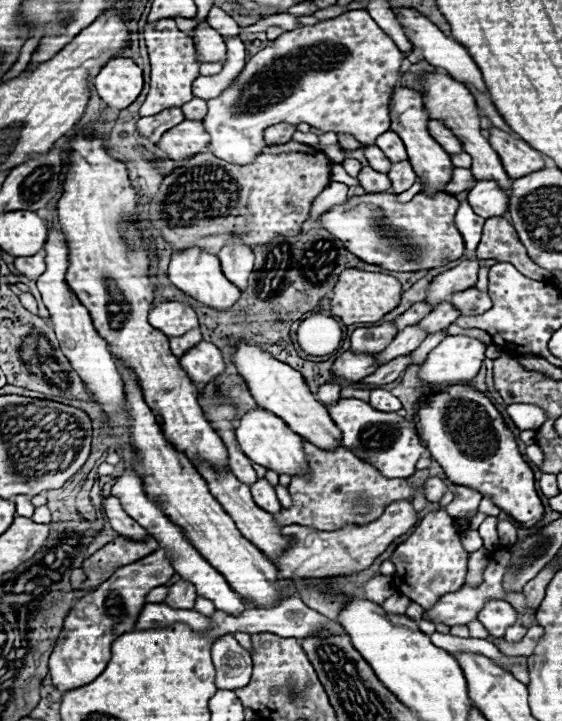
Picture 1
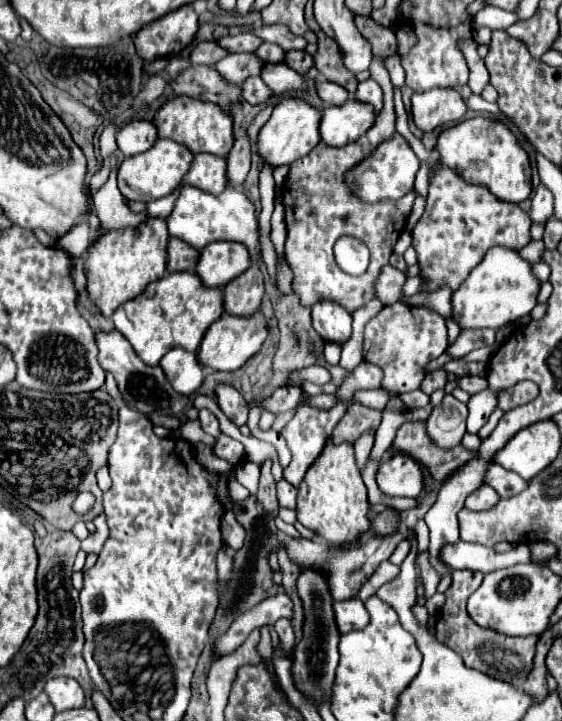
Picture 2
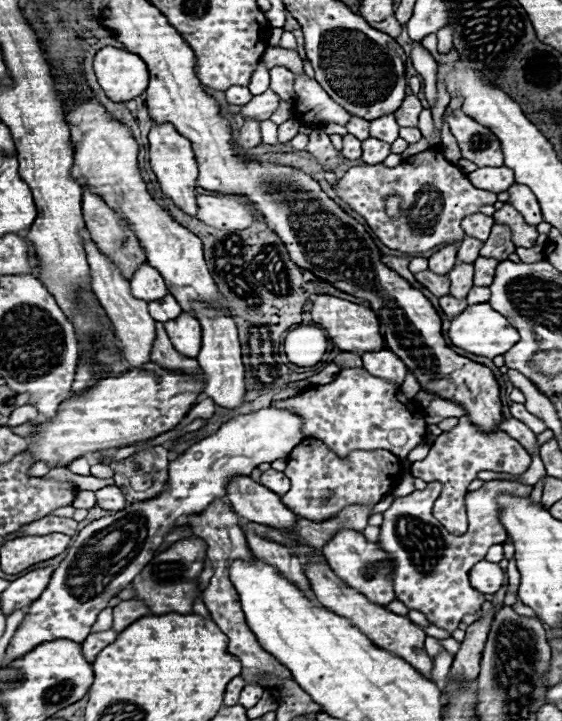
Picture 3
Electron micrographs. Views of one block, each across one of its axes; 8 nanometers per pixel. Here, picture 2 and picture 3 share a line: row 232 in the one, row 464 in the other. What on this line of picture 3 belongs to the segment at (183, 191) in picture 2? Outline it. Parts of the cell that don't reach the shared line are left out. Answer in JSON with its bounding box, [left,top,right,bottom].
[4,406,304,662]

